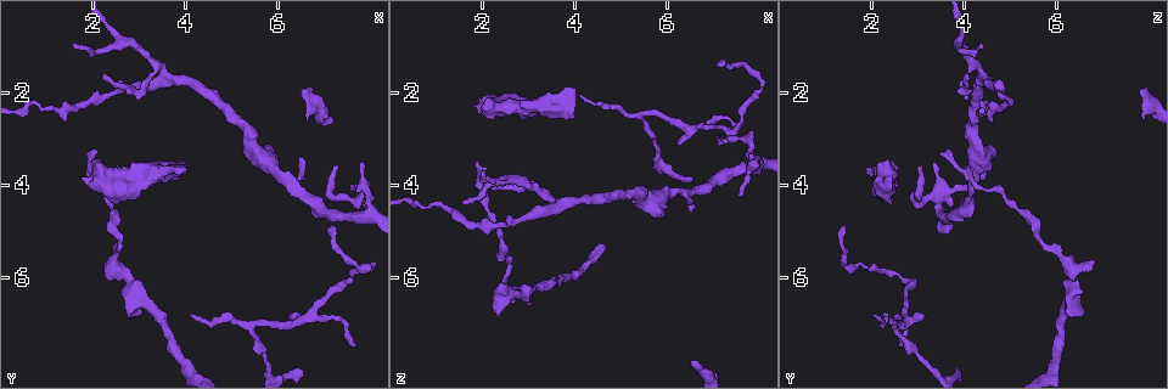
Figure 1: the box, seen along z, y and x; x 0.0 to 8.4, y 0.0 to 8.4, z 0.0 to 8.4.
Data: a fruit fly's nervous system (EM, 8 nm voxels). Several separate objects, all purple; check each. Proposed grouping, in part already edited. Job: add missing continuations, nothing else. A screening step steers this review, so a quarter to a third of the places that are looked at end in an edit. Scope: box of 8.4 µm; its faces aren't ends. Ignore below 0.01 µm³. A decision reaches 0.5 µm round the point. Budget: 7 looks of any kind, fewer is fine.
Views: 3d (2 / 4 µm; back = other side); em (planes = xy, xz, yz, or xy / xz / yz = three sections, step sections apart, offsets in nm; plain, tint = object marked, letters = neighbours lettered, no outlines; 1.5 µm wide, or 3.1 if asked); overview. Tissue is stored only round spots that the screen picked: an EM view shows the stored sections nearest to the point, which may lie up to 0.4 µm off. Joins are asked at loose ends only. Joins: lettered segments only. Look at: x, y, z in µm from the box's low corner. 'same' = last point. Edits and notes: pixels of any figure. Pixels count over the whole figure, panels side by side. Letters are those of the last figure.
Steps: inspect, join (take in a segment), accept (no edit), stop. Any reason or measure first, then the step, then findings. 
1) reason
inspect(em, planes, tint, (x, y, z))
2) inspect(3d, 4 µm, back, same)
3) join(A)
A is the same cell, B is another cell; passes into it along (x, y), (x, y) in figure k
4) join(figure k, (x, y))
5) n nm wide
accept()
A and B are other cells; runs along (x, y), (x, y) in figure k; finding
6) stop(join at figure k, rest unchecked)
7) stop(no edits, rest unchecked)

thin end
inspect(3d, 4 µm, (7.65, 7.45, 2.65))

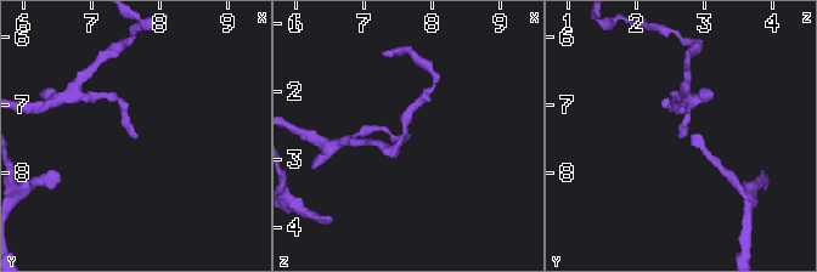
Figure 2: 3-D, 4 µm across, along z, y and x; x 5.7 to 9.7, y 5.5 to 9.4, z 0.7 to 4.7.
shape alone is not enough
inspect(em, planes, plain, (7.65, 7.45, 2.70))

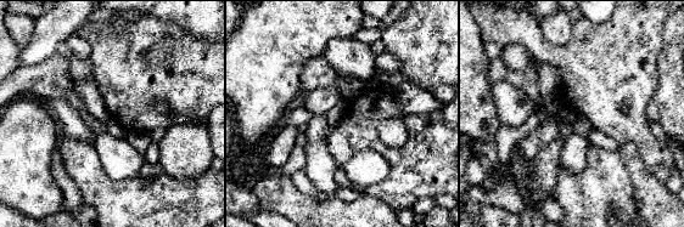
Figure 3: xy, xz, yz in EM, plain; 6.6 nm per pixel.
inspect(em, planes, letters, same)

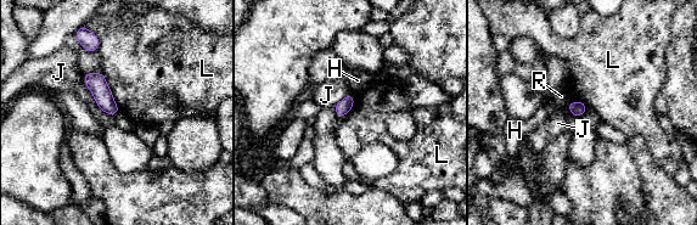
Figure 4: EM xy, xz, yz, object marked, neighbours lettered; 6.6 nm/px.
accept()
H, J, L and R are other cells; no lettered segment goes on from it

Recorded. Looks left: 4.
long arm stops here
inspect(em, xz, step 8, letters, (6.55, 1.95, 7.85))

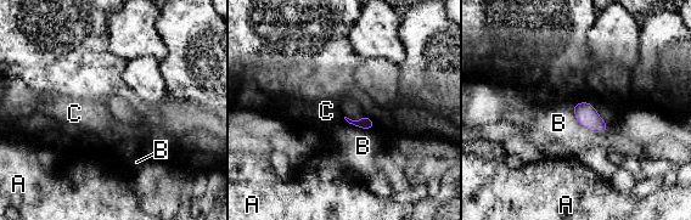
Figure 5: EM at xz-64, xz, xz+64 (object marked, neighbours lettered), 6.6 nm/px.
B touches over 280 nm
accept()
A, B and C are other cells; border along (571, 108), (582, 125), (606, 133) in figure 5; none of them fits

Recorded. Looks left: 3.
end of a long branch
inspect(3d, 2 µm, (2.10, 3.30, 3.65))

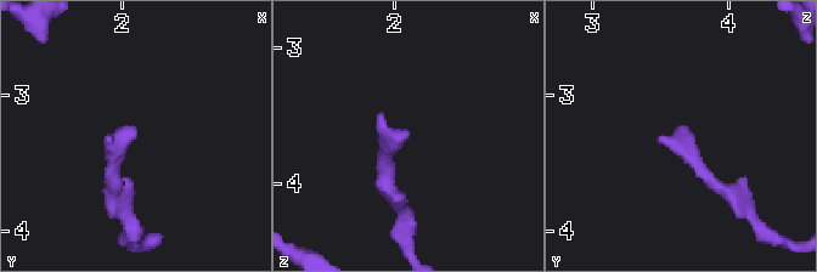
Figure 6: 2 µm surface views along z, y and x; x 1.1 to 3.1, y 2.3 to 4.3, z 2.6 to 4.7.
inspect(em, planes, letters, (2.08, 3.24, 3.64))

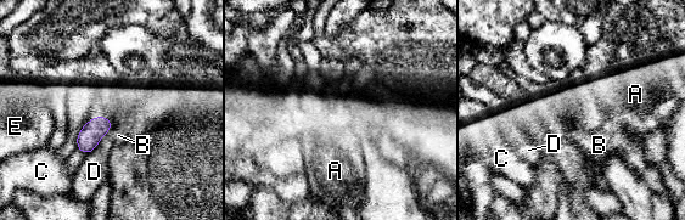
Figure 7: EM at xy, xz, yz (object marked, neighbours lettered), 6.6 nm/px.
150 nm wide
accept()
A, B, C, D and E are other cells; none of them fits

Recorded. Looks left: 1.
stop(no edits, rest unchecked)

